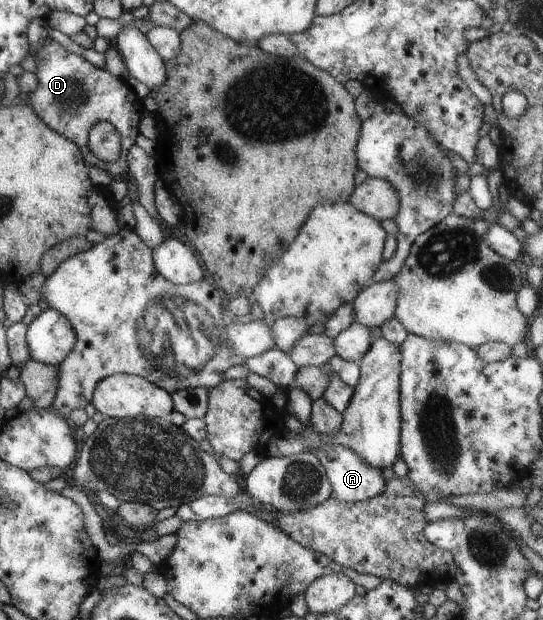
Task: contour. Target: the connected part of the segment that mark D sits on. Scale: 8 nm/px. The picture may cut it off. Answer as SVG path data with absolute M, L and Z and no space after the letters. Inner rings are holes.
M53 39L43 40L35 50L28 50L34 57L37 70L37 87L34 92L22 99L31 101L30 108L41 118L41 121L66 140L79 146L87 166L95 165L114 178L129 176L127 152L136 145L140 136L139 124L145 114L143 100L139 99L128 85L127 80L113 76L107 69L99 69ZM109 122L121 136L121 154L115 162L104 162L93 155L88 148L88 135L95 124Z

